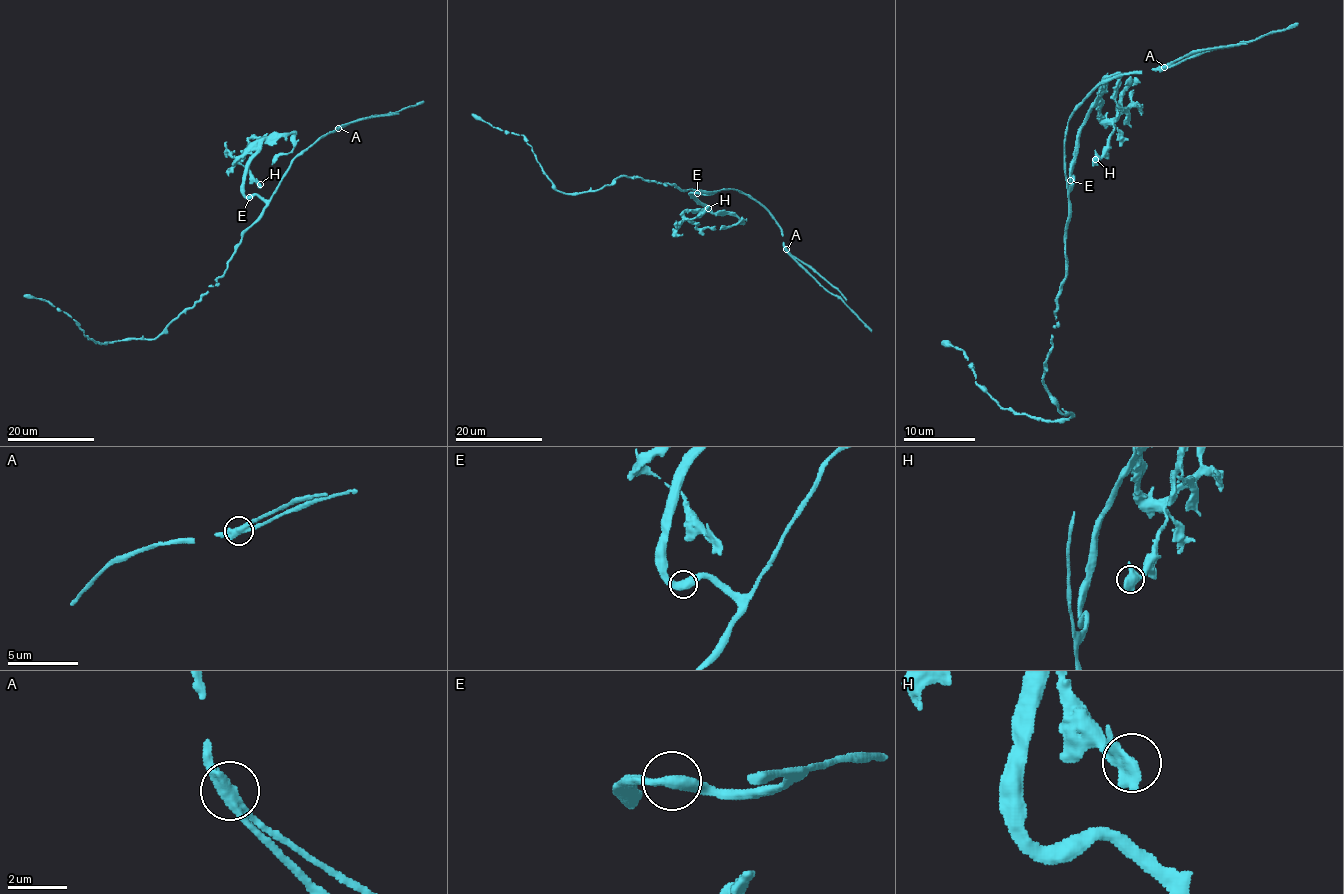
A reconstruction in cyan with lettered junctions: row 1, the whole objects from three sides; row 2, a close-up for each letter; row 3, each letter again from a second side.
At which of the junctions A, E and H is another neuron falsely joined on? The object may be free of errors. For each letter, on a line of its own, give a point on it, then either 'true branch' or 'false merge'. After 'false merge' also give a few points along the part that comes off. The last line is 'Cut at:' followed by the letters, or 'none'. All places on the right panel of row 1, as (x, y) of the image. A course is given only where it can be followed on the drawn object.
A: place (1164, 67); false merge; course (1163, 68), (1172, 61), (1201, 50), (1247, 44)
E: place (1070, 180); true branch
H: place (1095, 159); true branch
Cut at: A

